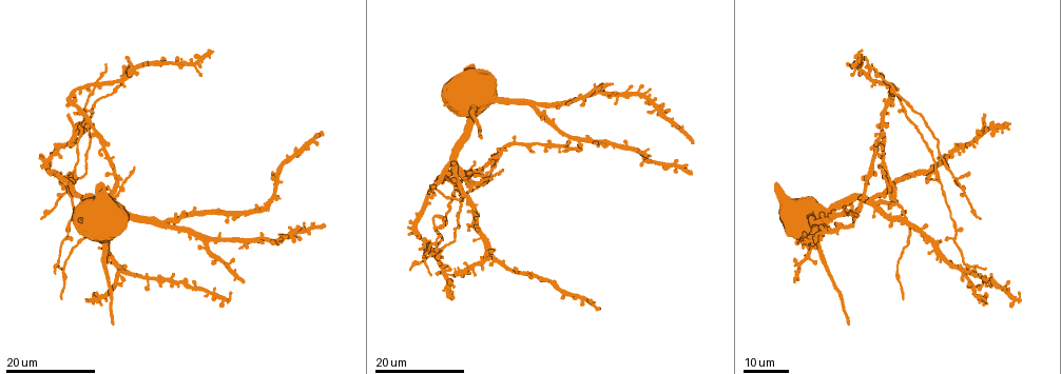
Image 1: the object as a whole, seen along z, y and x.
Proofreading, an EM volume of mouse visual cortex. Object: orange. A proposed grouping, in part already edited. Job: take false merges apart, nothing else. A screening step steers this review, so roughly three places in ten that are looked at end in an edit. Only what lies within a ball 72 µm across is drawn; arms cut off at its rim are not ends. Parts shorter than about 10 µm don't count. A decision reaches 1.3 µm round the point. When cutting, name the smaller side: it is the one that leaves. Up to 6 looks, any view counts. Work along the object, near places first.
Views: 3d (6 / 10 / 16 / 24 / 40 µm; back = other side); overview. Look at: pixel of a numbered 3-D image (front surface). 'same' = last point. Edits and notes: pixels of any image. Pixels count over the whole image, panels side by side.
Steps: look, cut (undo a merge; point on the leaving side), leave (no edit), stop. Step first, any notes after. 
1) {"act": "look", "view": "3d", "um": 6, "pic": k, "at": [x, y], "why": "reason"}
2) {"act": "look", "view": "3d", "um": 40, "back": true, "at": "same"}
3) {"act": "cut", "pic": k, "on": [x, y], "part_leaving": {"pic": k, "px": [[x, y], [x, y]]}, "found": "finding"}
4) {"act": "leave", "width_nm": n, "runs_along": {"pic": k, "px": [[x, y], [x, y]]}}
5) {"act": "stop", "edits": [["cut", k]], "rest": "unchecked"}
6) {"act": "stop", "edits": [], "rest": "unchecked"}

{"act": "look", "view": "3d", "um": 24, "pic": 1, "at": [464, 195], "why": "three arms meet"}

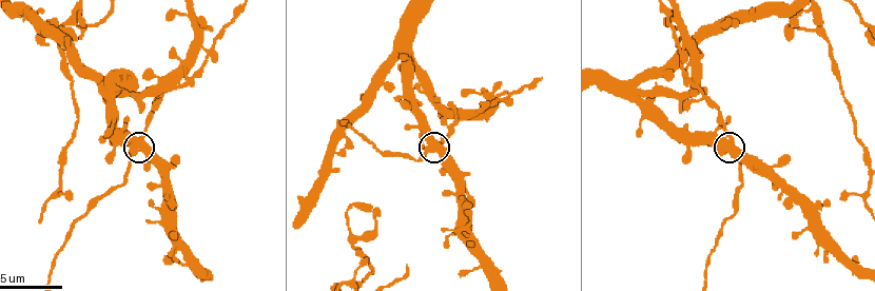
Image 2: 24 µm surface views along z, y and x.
{"act": "look", "view": "3d", "um": 6, "pic": 2, "at": [430, 150]}

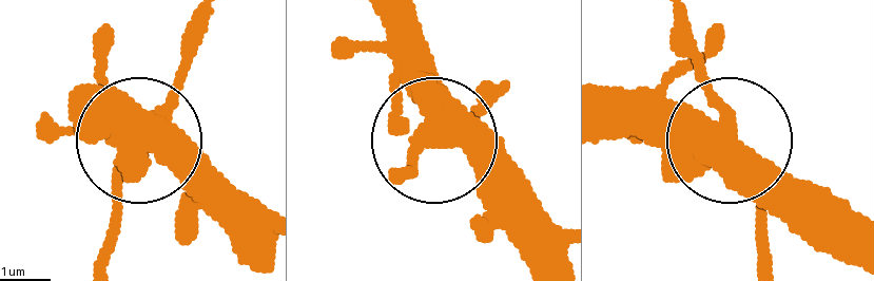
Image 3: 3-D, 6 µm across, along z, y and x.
{"act": "look", "view": "3d", "um": 6, "back": true, "pic": 3, "at": [433, 135], "why": "other side"}

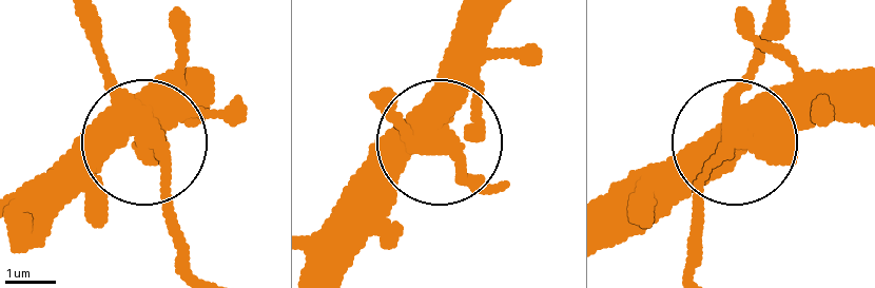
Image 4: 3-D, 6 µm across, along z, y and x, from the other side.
{"act": "leave", "side_arm_um": 23, "arms": 3, "found": "all the same cell"}

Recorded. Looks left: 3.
{"act": "look", "view": "3d", "um": 10, "pic": 2, "at": [207, 51], "why": "four-way junction"}

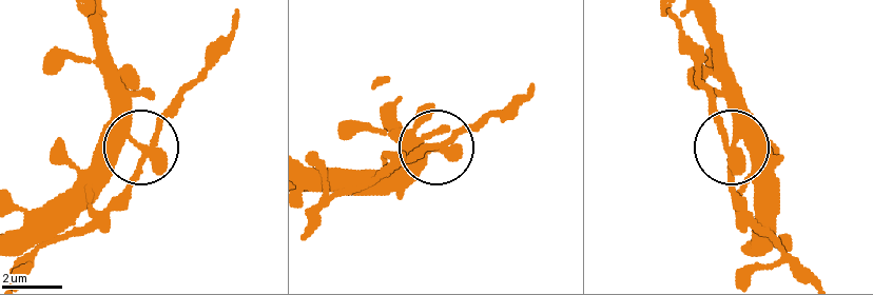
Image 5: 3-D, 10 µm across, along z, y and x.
{"act": "leave", "runs_along": {"pic": 5, "px": [[311, 170], [402, 170], [489, 112]]}, "found": "all the same cell"}

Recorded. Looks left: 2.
{"act": "look", "view": "3d", "um": 6, "pic": 2, "at": [60, 182], "why": "thin neck"}

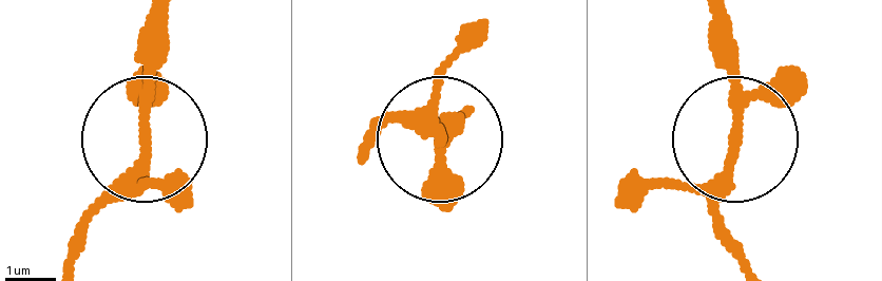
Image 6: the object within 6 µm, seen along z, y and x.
{"act": "leave", "arms": 3, "found": "continuous, no second cell"}

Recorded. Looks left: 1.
{"act": "stop", "edits": [], "rest": "unchecked"}

